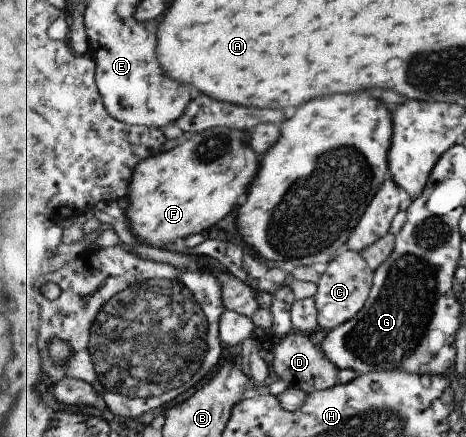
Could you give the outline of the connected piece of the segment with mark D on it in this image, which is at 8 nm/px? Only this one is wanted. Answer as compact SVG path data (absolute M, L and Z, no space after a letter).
M297 330L282 338L272 349L274 353L271 369L273 377L285 380L288 387L302 388L308 393L334 388L340 382L339 366L324 354L321 347L314 346L309 339L307 333L300 333Z

